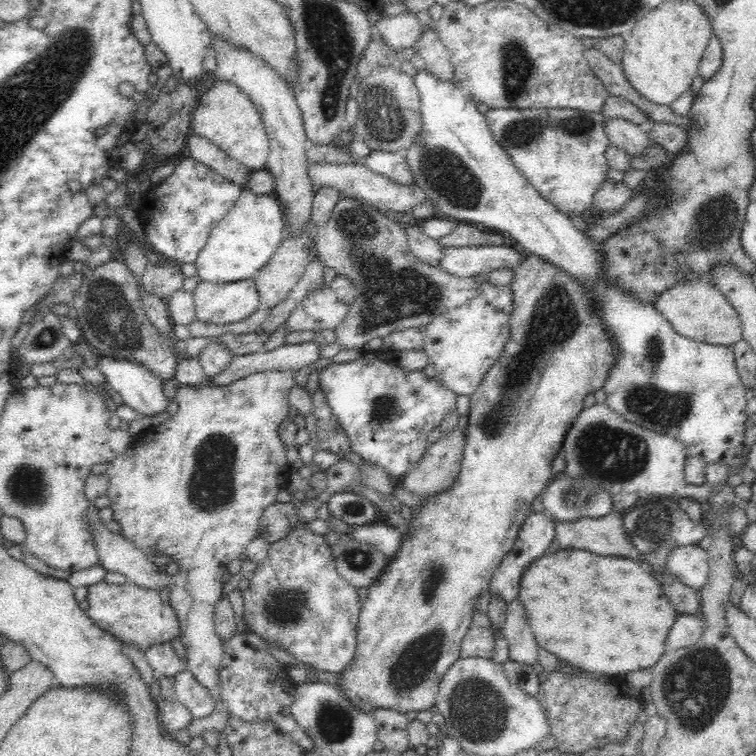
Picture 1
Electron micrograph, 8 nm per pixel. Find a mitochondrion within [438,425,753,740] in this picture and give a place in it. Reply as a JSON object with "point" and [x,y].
{"point":[695,688]}

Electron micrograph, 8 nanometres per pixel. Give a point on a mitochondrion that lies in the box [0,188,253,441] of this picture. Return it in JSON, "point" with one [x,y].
{"point":[110,313]}

